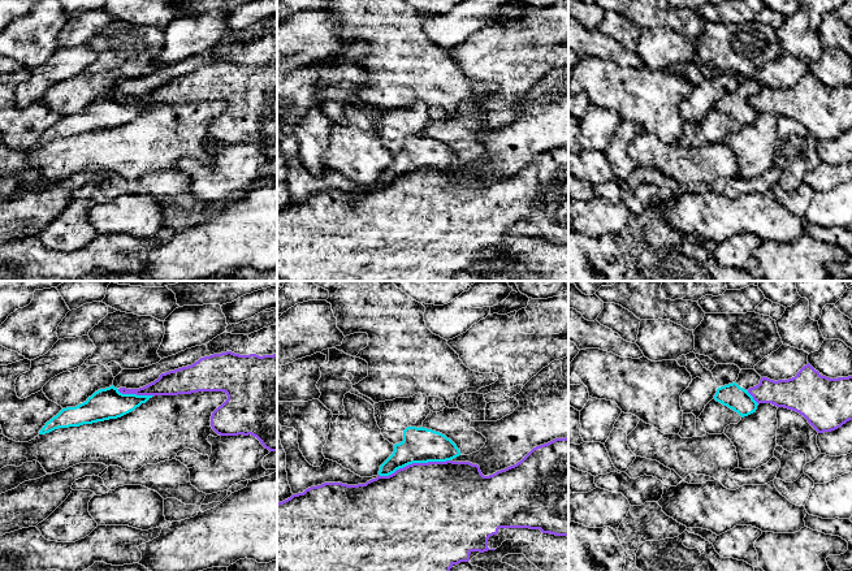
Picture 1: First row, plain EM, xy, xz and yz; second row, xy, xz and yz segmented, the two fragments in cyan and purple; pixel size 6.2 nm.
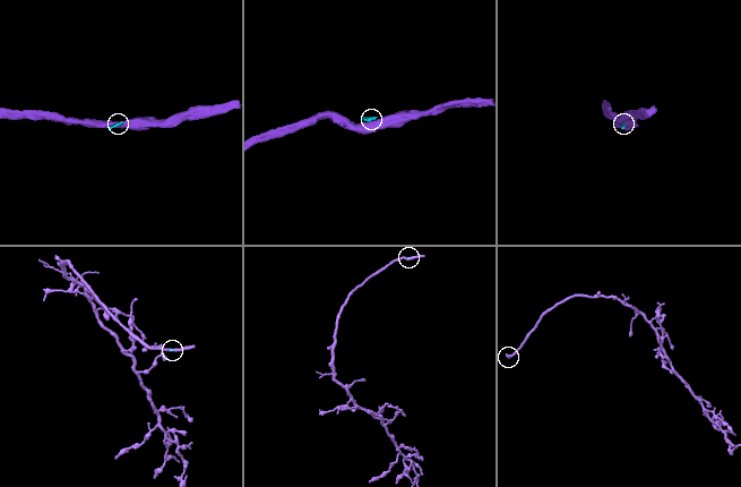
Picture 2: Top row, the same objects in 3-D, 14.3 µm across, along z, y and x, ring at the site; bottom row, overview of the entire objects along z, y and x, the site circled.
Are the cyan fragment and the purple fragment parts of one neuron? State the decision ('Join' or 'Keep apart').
Keep apart

